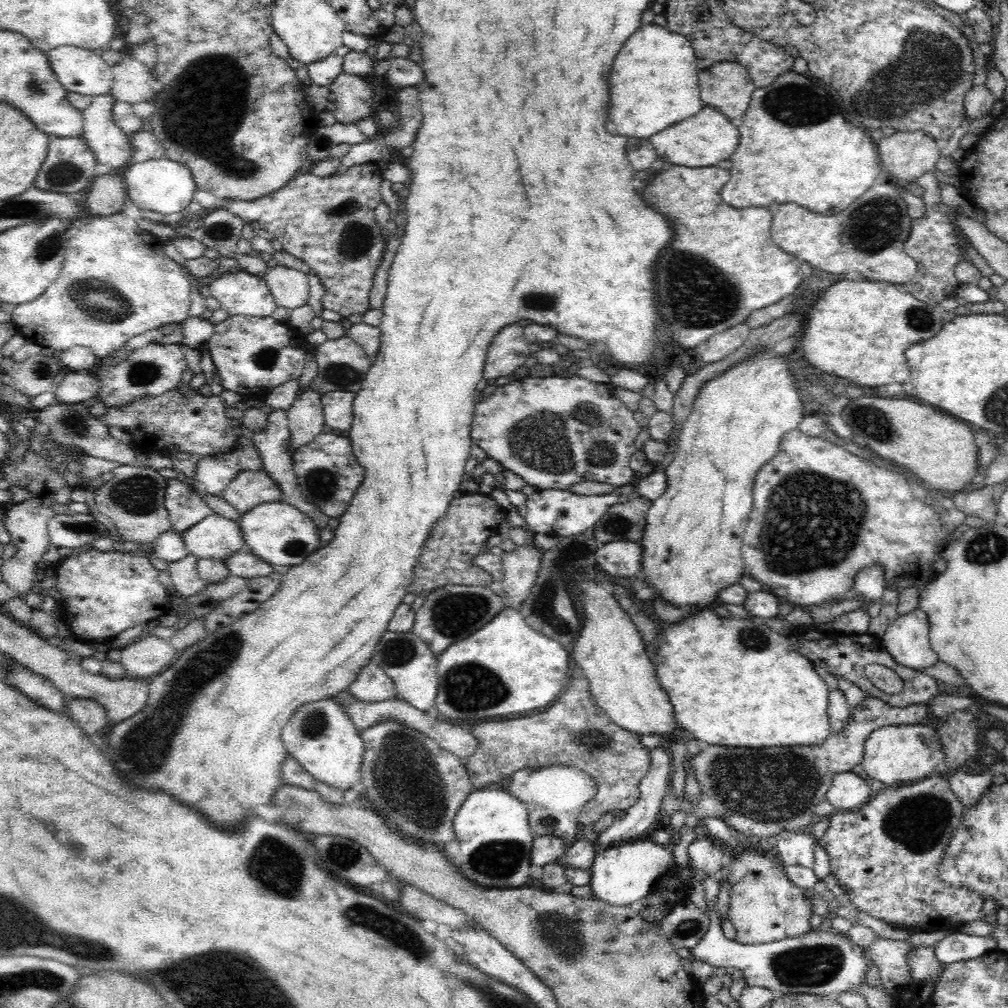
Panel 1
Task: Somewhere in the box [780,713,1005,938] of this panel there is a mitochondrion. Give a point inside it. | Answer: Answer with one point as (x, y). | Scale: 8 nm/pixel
(923, 823)

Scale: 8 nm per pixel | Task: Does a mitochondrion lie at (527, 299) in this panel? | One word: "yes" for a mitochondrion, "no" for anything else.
yes

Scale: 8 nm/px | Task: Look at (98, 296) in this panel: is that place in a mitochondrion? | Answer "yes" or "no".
yes

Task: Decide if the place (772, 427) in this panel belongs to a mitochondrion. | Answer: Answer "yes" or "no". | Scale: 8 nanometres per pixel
no

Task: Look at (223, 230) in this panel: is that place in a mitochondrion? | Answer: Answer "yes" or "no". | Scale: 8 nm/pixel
yes

